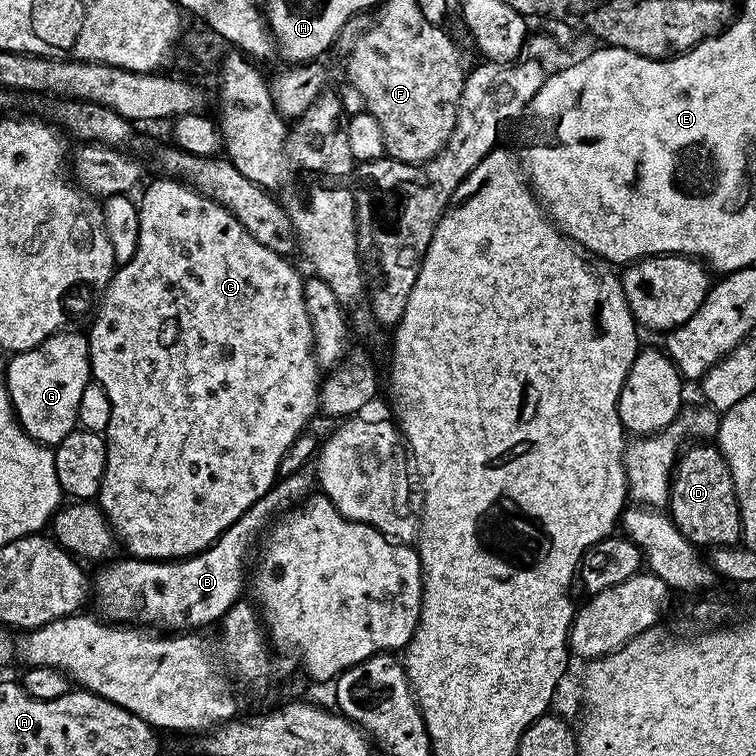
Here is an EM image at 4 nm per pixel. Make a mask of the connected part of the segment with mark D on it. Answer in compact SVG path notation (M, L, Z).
M692 442L679 453L671 477L671 496L666 505L677 530L689 543L704 550L739 545L742 540L742 518L734 478L719 447L710 443Z

